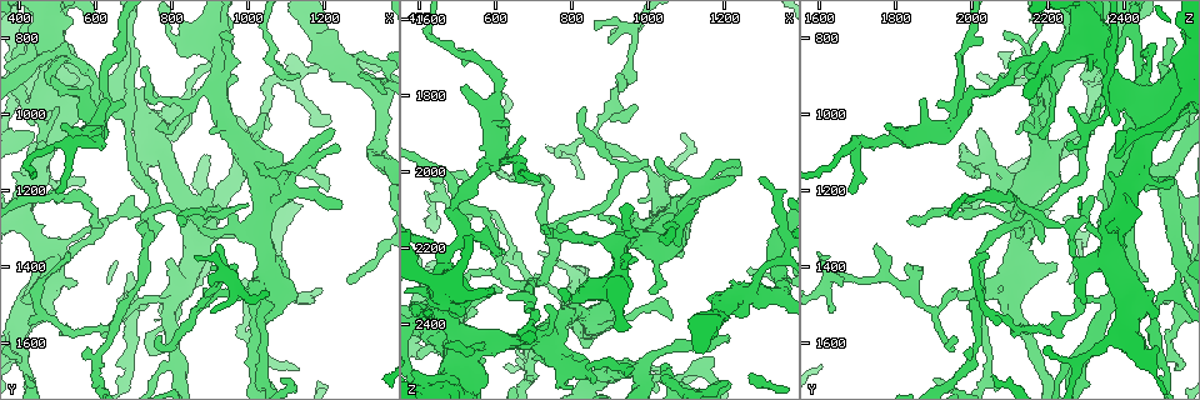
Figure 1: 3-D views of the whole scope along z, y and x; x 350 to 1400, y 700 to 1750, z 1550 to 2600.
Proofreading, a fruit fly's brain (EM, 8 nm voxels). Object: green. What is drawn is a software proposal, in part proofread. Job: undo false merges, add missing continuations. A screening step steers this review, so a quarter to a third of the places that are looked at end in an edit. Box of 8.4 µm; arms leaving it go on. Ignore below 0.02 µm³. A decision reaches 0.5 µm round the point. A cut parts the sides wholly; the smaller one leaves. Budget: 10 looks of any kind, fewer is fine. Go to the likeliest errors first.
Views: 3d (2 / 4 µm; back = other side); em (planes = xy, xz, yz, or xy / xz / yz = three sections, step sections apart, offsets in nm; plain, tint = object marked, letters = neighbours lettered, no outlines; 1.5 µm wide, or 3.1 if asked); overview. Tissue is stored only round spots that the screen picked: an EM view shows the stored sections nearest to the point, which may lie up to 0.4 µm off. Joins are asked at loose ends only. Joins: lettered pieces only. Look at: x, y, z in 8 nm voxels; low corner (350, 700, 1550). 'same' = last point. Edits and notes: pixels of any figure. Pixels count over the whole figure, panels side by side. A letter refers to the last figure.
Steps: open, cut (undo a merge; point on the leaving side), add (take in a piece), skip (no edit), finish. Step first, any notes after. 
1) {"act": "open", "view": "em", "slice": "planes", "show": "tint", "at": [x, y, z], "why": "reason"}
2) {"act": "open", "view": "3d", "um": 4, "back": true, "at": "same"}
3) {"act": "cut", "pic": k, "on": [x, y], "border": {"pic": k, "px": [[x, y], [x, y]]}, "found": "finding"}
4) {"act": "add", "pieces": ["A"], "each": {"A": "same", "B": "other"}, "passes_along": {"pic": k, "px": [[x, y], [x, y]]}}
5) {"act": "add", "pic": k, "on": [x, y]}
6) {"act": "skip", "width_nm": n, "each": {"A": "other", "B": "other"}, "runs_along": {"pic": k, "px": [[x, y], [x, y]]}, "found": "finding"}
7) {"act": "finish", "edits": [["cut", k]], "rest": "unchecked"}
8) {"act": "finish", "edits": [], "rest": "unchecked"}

{"act": "open", "view": "3d", "um": 4, "at": [1130, 1675, 2530], "why": "branch stops here"}

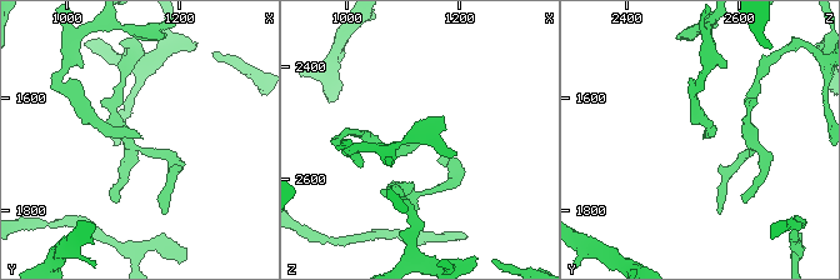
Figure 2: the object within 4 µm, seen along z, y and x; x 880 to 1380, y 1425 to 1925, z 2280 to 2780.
{"act": "open", "view": "em", "slice": "planes", "show": "letters", "at": [1130, 1670, 2535], "why": "shape alone is not enough"}

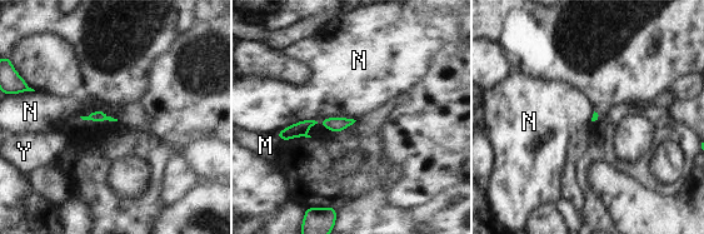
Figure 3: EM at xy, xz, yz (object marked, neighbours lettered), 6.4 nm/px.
{"act": "skip", "each": {"M": "other", "N": "other", "Y": "other"}, "border": {"pic": 3, "px": [[314, 119], [303, 119], [275, 133]]}, "found": "no lettered piece goes on from it"}

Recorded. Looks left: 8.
{"act": "open", "view": "em", "slice": "planes", "show": "letters", "at": [1295, 900, 2015], "why": "long arm stops here"}

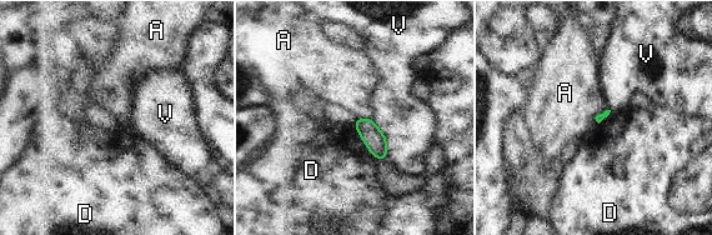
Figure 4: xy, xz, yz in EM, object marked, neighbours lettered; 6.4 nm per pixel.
{"act": "skip", "each": {"A": "other", "D": "other", "V": "other"}, "border": {"pic": 4, "px": [[357, 118], [372, 119]]}, "found": "no lettered piece goes on from it"}

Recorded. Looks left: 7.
{"act": "open", "view": "em", "slice": "planes", "show": "tint", "at": [1015, 1130, 1965], "why": "an open end"}

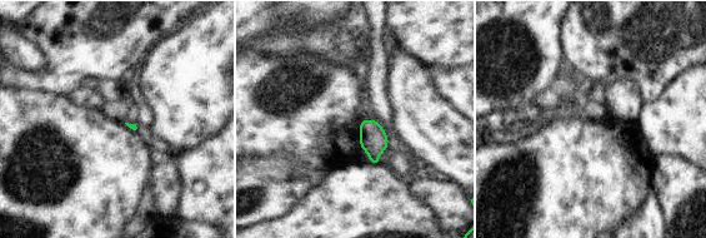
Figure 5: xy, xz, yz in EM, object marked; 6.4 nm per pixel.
{"act": "open", "view": "em", "slice": "planes", "show": "letters", "at": "same", "why": "what lies round it"}

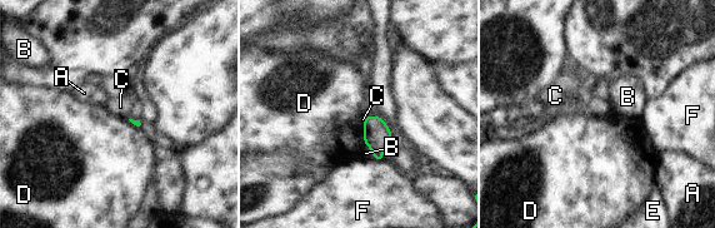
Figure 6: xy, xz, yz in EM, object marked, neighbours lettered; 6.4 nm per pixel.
{"act": "skip", "each": {"A": "other", "B": "other", "C": "other", "D": "other", "E": "other", "F": "other"}, "border": {"pic": 6, "px": [[363, 123], [364, 142]]}, "found": "none of them fits"}

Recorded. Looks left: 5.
{"act": "open", "view": "3d", "um": 2, "at": [450, 1085, 2250], "why": "tapers out"}

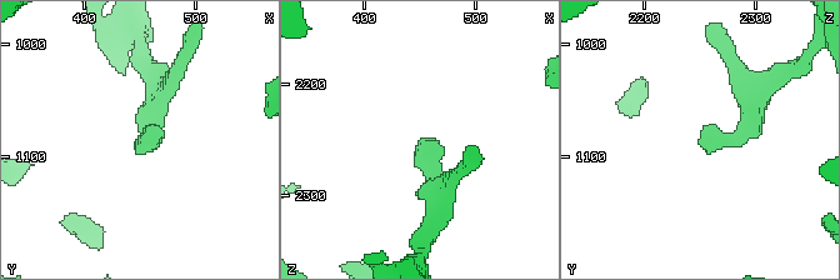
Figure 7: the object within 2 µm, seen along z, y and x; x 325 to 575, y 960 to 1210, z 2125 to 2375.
{"act": "open", "view": "em", "slice": "yz", "step": 4, "show": "letters", "at": [448, 1088, 2248]}

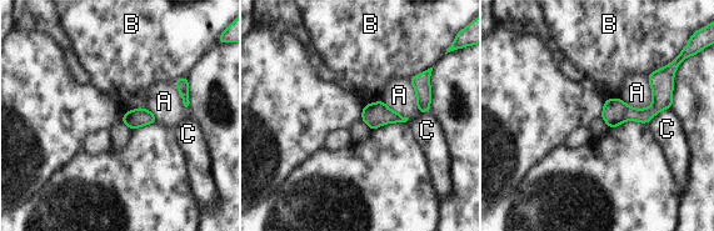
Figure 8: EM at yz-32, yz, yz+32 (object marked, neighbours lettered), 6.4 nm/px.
{"act": "open", "view": "em", "slice": "planes", "show": "letters", "at": "same"}

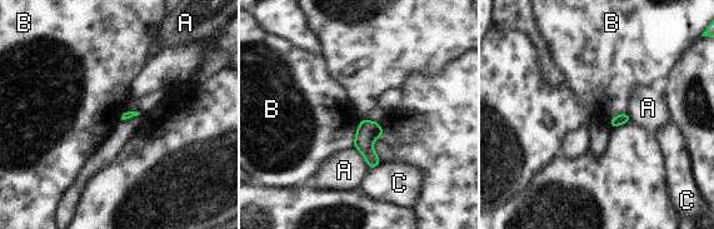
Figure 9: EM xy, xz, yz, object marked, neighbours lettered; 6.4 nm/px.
{"act": "skip", "each": {"A": "other", "B": "other", "C": "other"}, "border": {"pic": 9, "px": [[362, 119], [353, 147]]}, "found": "none of them fits"}

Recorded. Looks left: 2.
{"act": "finish", "edits": [], "rest": "unchecked"}

